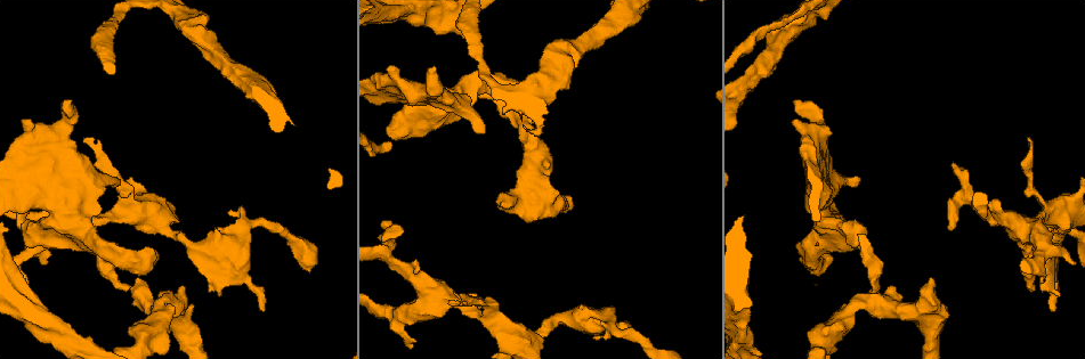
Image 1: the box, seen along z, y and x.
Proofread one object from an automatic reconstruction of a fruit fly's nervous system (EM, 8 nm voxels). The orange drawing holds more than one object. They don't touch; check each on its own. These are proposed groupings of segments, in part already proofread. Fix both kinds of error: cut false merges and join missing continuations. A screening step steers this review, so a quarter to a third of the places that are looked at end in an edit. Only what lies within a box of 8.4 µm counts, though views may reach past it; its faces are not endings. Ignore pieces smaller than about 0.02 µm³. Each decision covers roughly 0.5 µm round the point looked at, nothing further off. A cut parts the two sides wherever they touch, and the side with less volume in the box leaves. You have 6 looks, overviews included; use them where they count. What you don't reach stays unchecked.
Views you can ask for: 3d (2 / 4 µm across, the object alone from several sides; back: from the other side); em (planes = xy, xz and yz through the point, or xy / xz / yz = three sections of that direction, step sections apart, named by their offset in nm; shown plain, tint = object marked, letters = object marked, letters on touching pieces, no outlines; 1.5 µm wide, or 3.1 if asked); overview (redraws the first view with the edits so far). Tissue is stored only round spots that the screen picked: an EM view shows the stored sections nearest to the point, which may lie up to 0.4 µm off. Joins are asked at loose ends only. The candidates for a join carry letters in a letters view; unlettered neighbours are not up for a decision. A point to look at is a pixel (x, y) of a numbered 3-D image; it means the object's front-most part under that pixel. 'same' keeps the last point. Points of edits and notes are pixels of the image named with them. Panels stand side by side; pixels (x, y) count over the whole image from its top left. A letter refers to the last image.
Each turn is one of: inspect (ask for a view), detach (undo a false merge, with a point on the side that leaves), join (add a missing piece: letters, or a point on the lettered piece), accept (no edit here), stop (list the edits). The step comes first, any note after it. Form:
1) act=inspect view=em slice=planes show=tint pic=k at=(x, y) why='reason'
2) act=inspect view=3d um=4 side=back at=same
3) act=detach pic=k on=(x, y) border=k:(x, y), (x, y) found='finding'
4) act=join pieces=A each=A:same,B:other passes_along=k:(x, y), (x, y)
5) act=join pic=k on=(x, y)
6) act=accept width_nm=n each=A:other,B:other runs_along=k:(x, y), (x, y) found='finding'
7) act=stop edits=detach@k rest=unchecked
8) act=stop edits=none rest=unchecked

act=inspect view=em slice=yz step=8 show=letters pic=1 at=(140, 280) why='an open end'

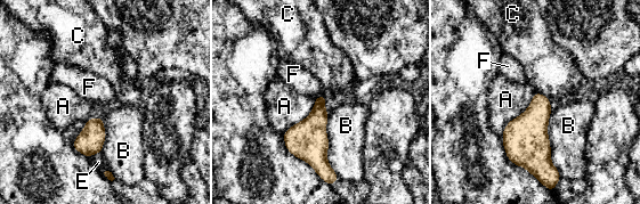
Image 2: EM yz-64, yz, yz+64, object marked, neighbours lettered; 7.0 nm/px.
act=inspect view=em slice=planes show=letters at=same why='another direction'

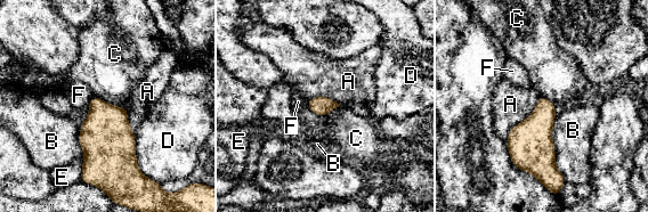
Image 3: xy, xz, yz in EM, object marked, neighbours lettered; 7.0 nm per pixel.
act=accept each=A:other,B:other,C:other,D:other,E:other,F:other border=3:(94, 96), (124, 108) found='none of them fits'

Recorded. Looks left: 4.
act=inspect view=3d um=2 pic=1 at=(794, 101) why='an open end'

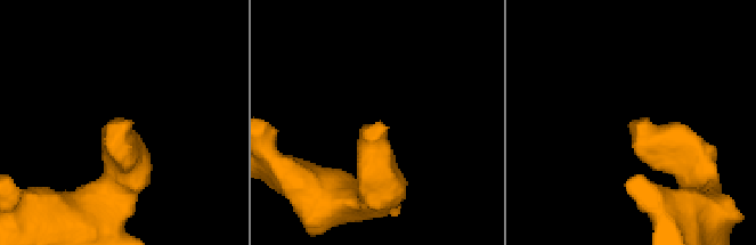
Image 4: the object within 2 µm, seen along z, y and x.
act=inspect view=em slice=planes show=letters pic=4 at=(629, 125)

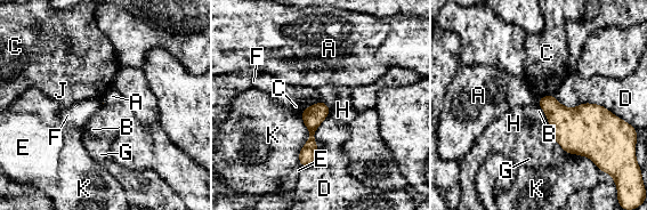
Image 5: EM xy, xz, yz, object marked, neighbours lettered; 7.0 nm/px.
act=accept each=A:other,B:other,C:other,D:other,E:other,F:other,G:other,H:other,J:other,K:other found='no lettered piece goes on from it'

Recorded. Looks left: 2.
act=inspect view=3d um=2 pic=1 at=(189, 23) why='side arm on a straight run'

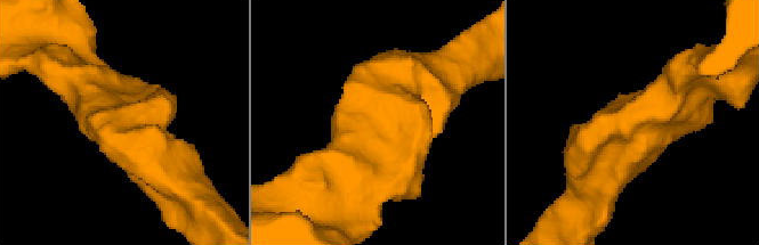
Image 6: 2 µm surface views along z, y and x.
act=inspect view=em slice=planes show=letters pic=6 at=(124, 125) why='shape alone is not enough'

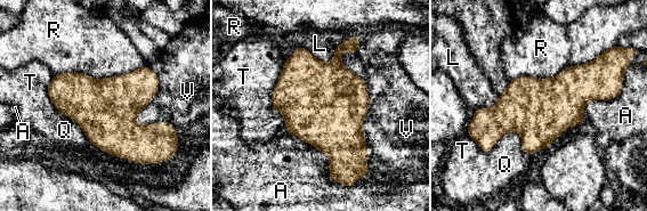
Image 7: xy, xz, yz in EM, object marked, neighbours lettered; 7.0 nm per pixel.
act=accept each=A:other,L:other,Q:other,R:other,T:other,V:other border=7:(603, 53), (554, 76), (510, 80) found='one neuron here'

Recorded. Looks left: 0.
act=stop edits=none rest=unchecked

